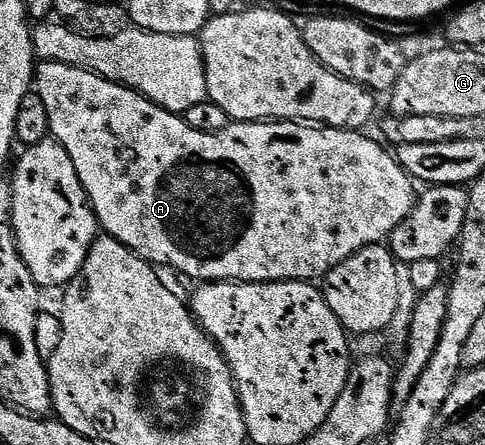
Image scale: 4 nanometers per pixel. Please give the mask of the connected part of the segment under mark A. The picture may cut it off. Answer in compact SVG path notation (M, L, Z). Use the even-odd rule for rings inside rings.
M38 61L35 66L35 92L47 108L49 133L71 156L75 172L83 184L93 205L98 227L108 237L119 240L131 252L135 252L144 262L154 267L170 266L189 278L198 278L198 283L207 282L307 282L324 279L325 273L347 260L355 252L368 246L384 243L393 229L413 211L415 193L414 179L398 164L394 151L386 148L380 141L368 138L368 133L360 130L336 130L330 126L302 124L299 122L233 122L223 132L208 134L195 132L184 117L159 108L142 94L128 90L117 82L107 80L98 74L80 70L58 62Z

